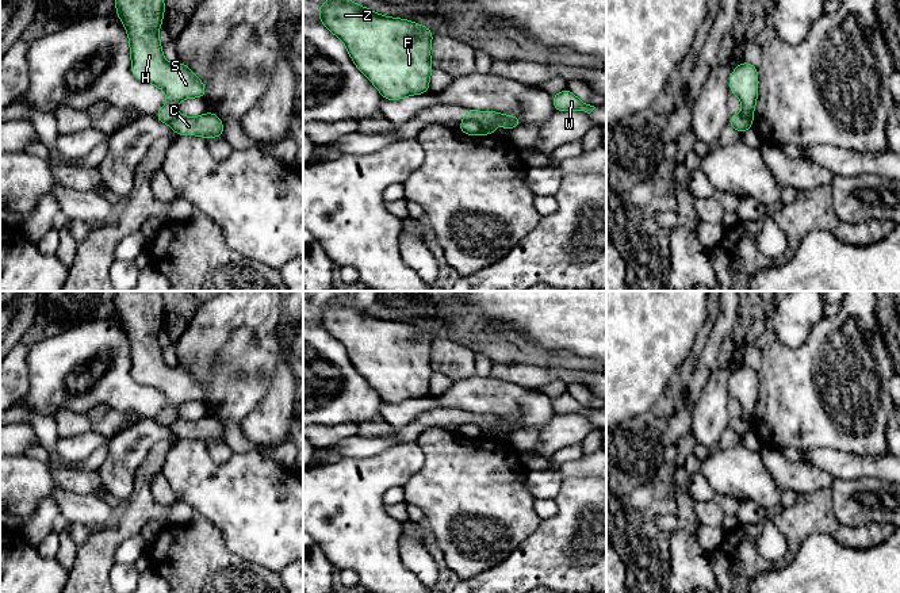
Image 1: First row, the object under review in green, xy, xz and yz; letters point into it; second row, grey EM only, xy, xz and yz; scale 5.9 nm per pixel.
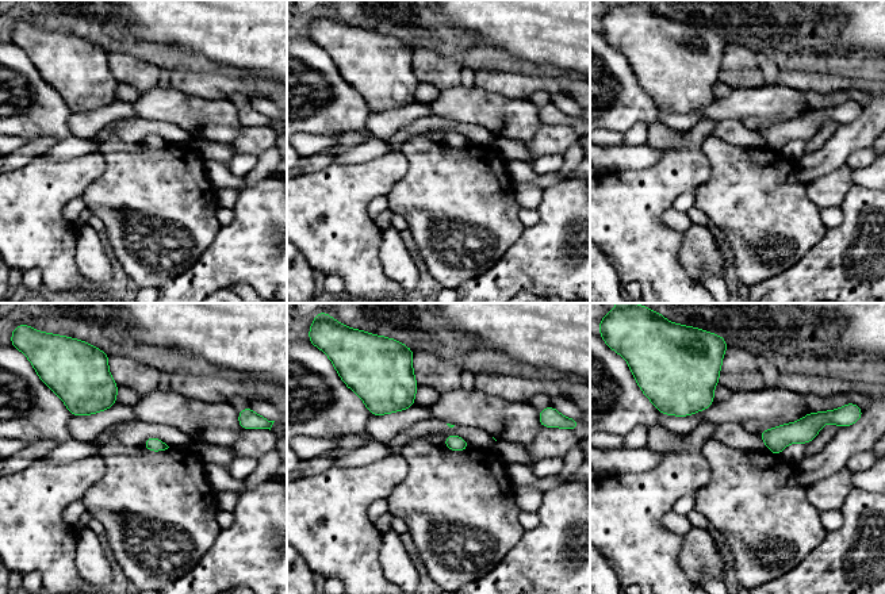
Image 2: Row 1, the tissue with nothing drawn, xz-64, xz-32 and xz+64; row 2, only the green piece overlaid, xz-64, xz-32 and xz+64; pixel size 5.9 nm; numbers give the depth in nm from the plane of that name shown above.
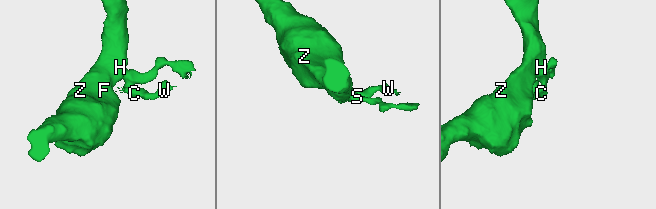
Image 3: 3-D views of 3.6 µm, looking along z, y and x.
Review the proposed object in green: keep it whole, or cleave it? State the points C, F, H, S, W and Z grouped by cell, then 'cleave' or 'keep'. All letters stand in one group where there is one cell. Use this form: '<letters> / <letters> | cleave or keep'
C W / F H S Z | cleave

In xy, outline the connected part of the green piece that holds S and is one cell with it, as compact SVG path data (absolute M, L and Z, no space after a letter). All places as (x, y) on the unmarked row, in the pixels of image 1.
M116 291L115 306L115 317L129 337L131 376L166 397L168 405L154 420L168 428L179 418L176 408L188 401L203 402L206 390L187 368L164 363L158 341L165 313L161 291Z

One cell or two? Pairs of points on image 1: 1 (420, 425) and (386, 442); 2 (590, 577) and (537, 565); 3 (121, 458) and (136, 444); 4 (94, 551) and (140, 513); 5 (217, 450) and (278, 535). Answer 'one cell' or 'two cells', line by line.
1: two cells
2: one cell
3: one cell
4: one cell
5: two cells

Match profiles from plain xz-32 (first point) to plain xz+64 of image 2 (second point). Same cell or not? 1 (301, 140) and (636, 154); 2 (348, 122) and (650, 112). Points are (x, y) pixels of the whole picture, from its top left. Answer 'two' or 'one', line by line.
1: two
2: one

